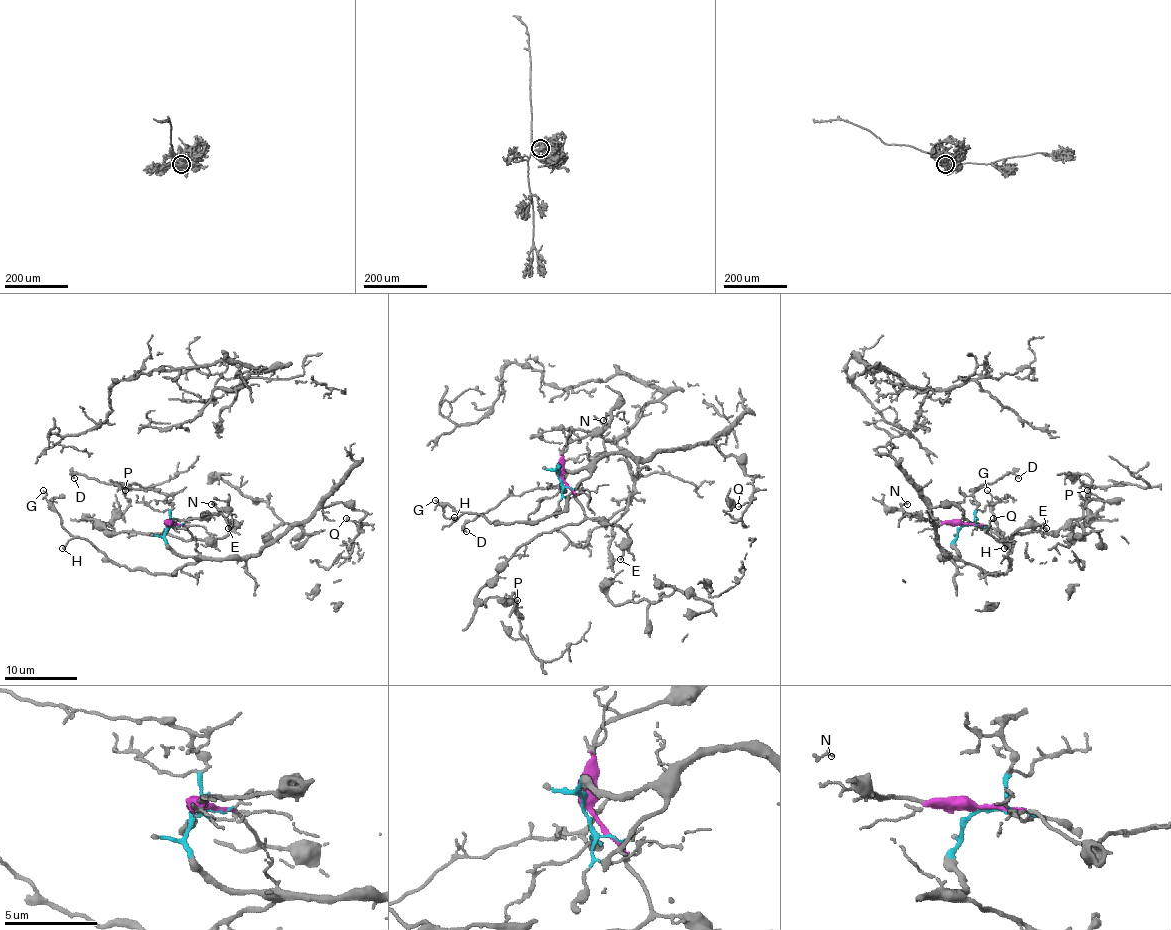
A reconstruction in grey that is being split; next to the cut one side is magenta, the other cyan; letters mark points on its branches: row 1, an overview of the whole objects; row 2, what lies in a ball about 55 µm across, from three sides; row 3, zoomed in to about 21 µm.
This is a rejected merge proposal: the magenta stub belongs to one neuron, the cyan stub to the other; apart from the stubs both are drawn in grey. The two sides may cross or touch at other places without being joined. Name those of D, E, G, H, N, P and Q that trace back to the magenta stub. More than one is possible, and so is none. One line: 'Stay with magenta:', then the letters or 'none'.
Stay with magenta: E, N, P

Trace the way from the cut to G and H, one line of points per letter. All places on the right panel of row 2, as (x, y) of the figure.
G: (964, 524), (955, 543), (960, 561), (984, 572), (1007, 570), (1009, 550), (1000, 539), (987, 490)
H: (964, 524), (955, 543), (960, 561), (984, 572), (1002, 574), (1009, 566), (1009, 550), (1000, 537), (1004, 548)

